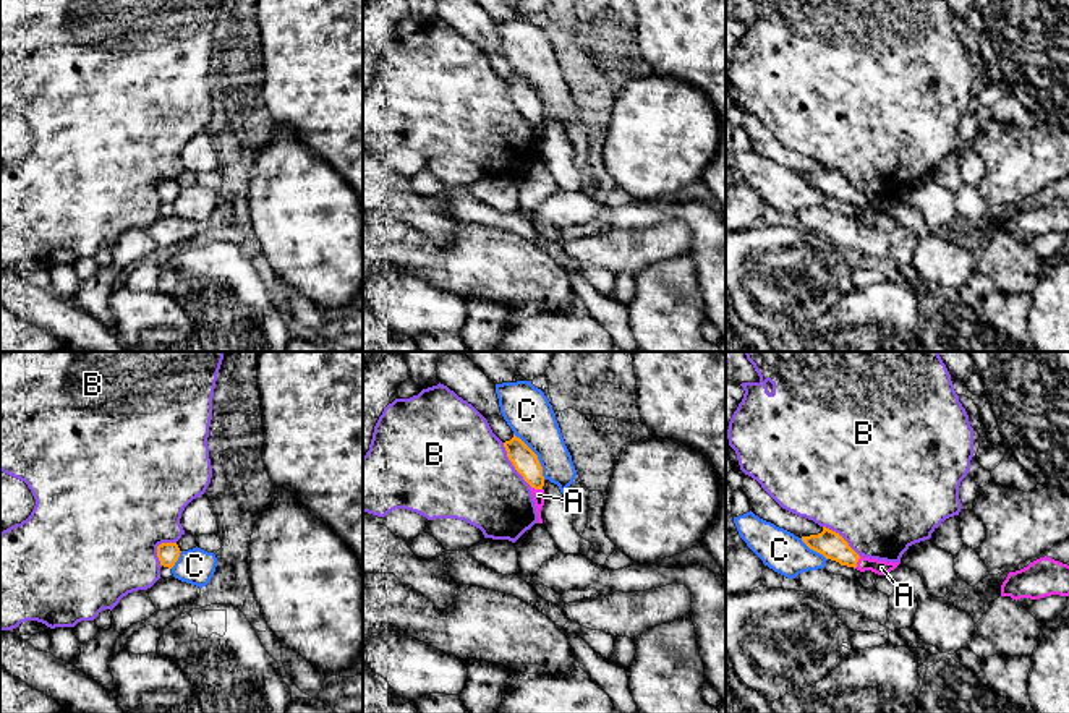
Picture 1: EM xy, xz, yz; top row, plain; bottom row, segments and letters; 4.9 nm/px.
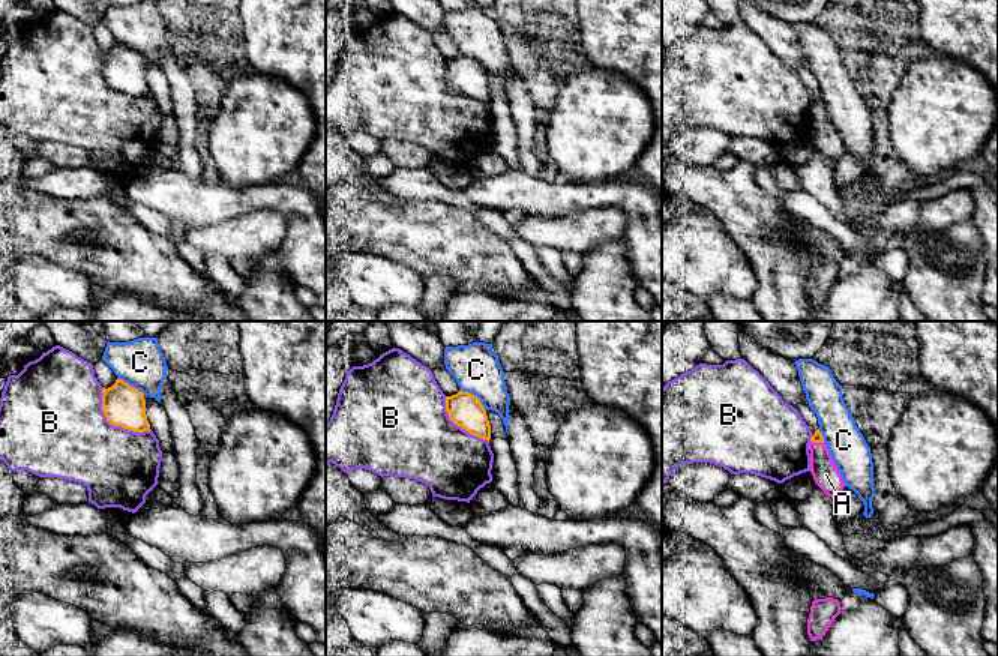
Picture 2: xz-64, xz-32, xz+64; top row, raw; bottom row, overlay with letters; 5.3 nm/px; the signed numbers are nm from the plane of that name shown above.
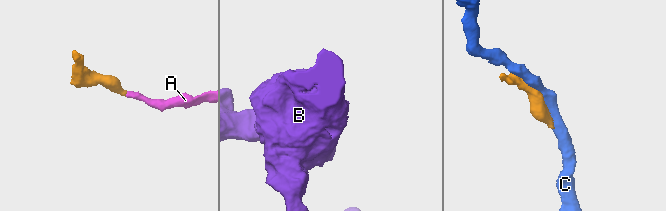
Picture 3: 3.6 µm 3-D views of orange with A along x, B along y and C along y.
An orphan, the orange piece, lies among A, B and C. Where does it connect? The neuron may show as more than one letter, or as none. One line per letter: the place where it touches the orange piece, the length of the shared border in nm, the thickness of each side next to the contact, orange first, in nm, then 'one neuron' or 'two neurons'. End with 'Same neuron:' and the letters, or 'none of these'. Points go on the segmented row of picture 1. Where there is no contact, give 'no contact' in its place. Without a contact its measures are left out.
A: xz (536, 488) | 70 nm | 120/60 nm | one neuron
B: xz (512, 464) | 260 nm | 120/460 nm | two neurons
C: xz (536, 456) | 280 nm | 120/240 nm | two neurons
Same neuron: A

